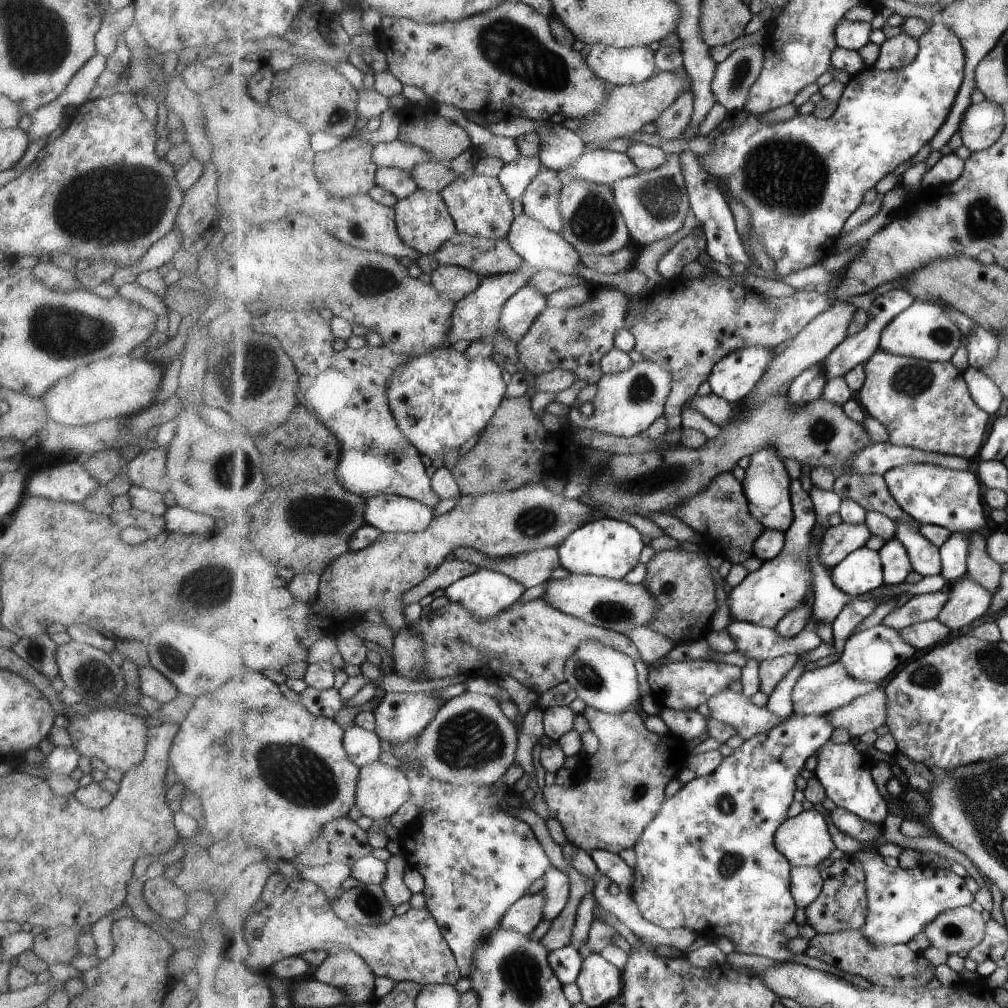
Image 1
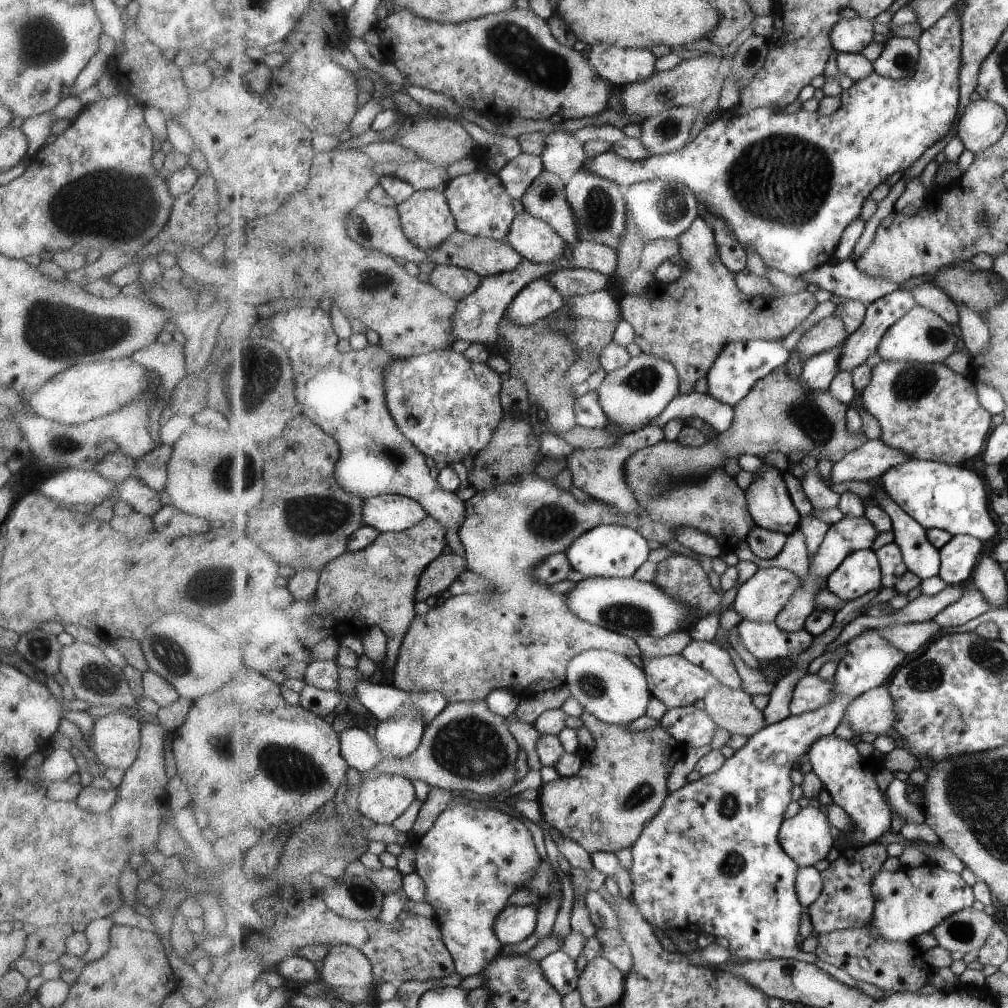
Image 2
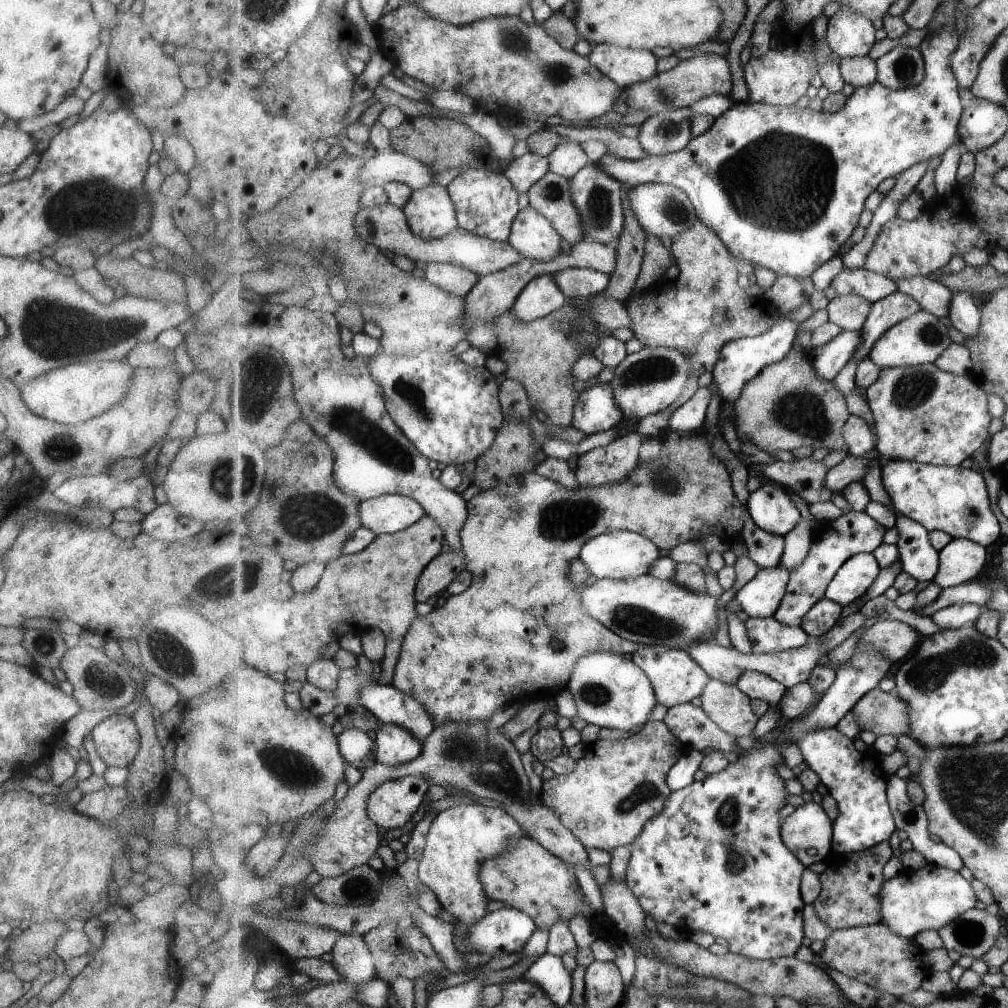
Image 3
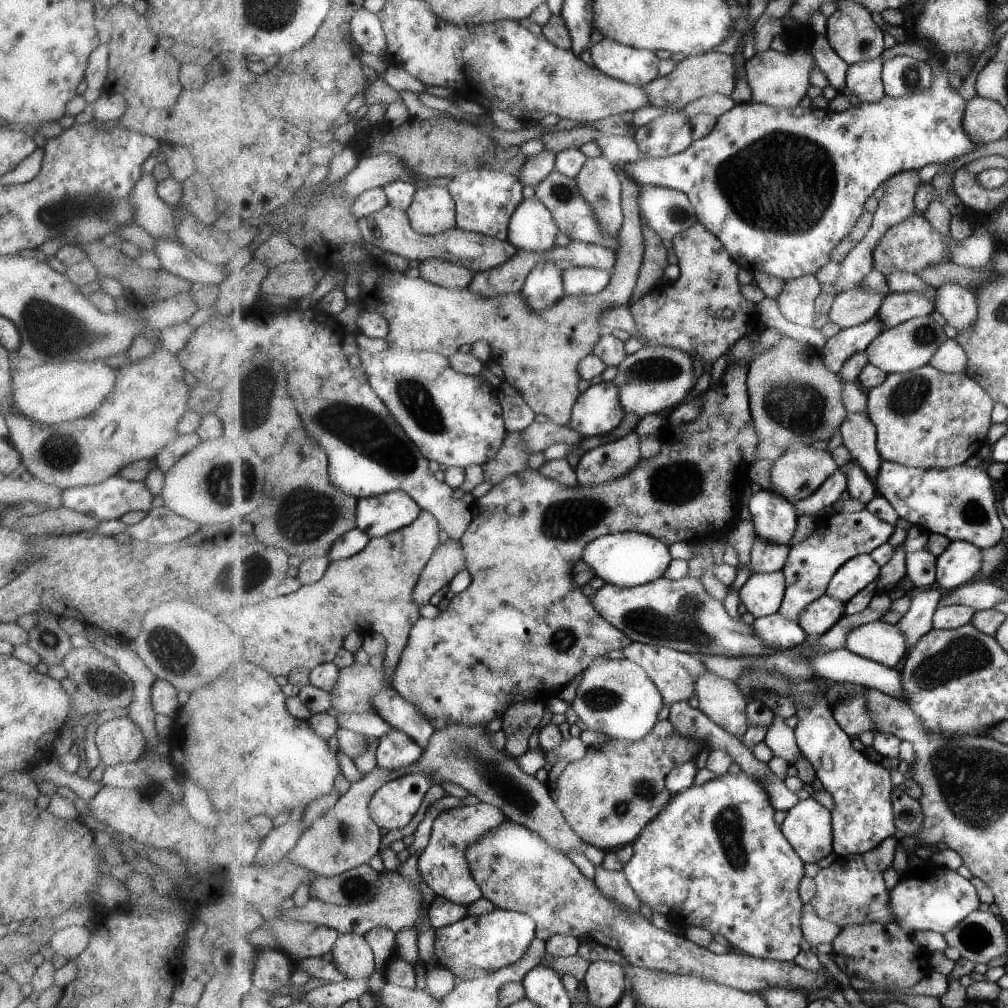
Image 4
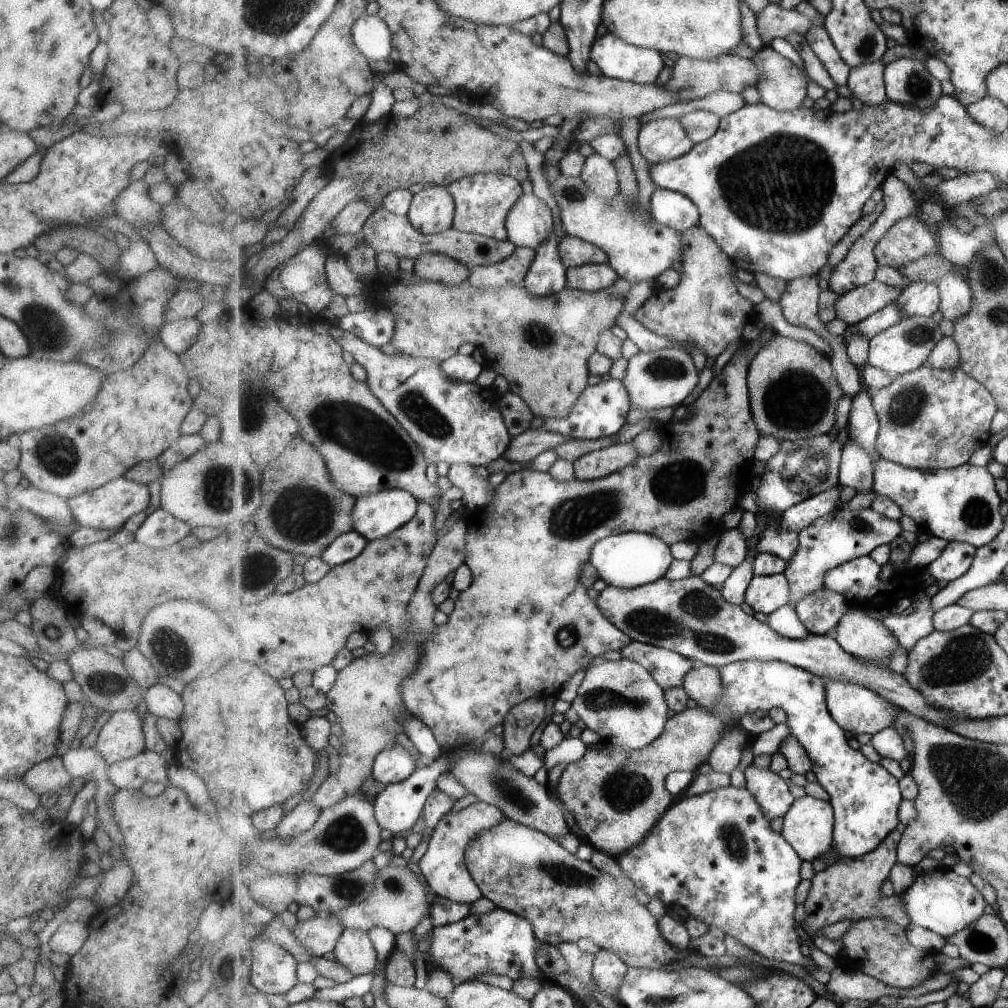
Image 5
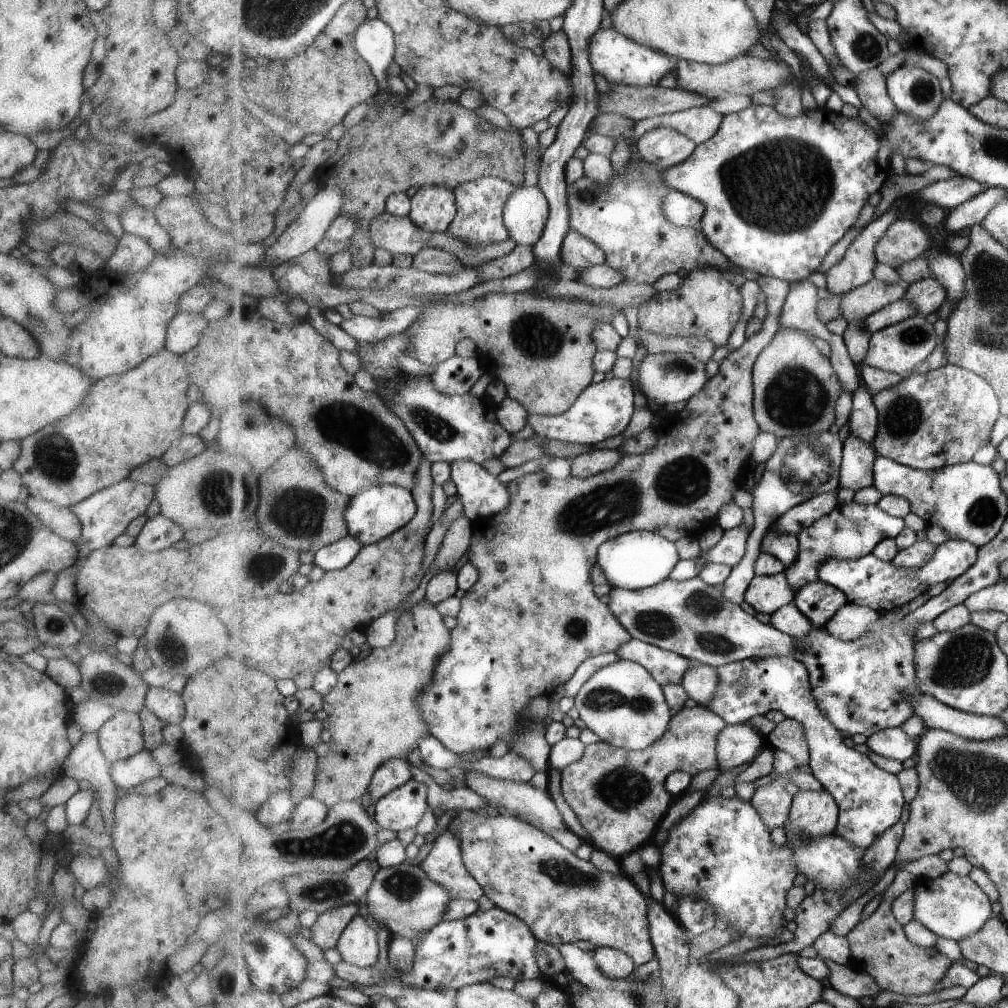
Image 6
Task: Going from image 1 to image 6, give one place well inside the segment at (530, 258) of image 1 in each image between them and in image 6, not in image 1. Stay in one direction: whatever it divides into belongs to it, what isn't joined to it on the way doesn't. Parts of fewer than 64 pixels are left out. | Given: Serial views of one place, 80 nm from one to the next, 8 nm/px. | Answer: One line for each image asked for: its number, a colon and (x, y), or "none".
2: (537, 241)
3: (533, 235)
4: (533, 229)
5: (531, 221)
6: (526, 214)

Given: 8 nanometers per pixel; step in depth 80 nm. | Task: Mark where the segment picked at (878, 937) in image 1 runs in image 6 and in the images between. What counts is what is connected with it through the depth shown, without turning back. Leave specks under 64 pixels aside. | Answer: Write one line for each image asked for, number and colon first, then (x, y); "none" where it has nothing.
2: (910, 902)
3: (915, 901)
4: (930, 899)
5: (946, 901)
6: (953, 906)

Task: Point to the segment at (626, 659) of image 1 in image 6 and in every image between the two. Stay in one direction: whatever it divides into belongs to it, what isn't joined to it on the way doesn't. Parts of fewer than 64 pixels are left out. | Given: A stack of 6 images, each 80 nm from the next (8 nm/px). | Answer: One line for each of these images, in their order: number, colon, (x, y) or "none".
2: (608, 685)
3: (611, 691)
4: (617, 697)
5: (620, 701)
6: (623, 704)

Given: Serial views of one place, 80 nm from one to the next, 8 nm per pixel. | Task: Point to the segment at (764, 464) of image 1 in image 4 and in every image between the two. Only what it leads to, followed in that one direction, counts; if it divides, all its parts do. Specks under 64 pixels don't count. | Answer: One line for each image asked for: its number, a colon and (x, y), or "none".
2: (770, 503)
3: (773, 511)
4: (776, 521)

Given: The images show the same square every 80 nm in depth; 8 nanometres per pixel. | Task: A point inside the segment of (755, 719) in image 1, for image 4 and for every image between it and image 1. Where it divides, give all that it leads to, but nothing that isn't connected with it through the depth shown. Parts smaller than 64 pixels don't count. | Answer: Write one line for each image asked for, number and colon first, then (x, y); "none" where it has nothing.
2: (733, 710)
3: (727, 705)
4: (719, 698)

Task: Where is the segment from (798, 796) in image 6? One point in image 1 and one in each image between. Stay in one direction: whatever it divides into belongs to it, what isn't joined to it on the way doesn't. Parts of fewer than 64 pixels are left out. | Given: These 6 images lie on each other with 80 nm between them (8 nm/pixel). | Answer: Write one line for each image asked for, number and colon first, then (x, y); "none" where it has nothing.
1: (805, 840)
2: (808, 838)
3: (809, 831)
4: (808, 826)
5: (809, 826)

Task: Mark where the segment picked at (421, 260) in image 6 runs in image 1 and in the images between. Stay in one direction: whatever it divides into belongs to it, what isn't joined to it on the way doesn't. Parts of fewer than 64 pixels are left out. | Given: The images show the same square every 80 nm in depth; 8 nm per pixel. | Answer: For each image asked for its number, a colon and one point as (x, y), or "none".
1: (458, 282)
2: (458, 282)
3: (456, 279)
4: (445, 273)
5: (435, 266)

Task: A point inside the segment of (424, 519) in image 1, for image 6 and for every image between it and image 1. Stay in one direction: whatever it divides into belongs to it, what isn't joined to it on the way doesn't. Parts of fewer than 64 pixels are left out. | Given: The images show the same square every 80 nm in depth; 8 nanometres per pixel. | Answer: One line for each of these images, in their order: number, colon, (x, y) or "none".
2: (386, 513)
3: (390, 513)
4: (380, 515)
5: (376, 515)
6: (376, 513)

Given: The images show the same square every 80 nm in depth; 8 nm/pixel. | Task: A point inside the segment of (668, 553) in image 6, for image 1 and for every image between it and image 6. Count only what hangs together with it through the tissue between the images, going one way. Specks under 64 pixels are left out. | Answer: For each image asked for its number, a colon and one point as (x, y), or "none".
1: (606, 547)
2: (611, 550)
3: (618, 554)
4: (629, 559)
5: (629, 560)

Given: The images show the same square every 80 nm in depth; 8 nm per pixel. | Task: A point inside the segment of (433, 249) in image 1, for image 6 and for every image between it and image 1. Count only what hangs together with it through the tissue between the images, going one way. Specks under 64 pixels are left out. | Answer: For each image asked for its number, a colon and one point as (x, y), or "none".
2: (427, 217)
3: (431, 213)
4: (433, 211)
5: (433, 210)
6: (434, 208)

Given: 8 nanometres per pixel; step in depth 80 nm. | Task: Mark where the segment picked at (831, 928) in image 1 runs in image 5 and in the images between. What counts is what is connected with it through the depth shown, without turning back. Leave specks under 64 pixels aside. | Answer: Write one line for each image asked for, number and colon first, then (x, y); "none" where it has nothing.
2: (847, 901)
3: (852, 883)
4: (850, 892)
5: (851, 890)

